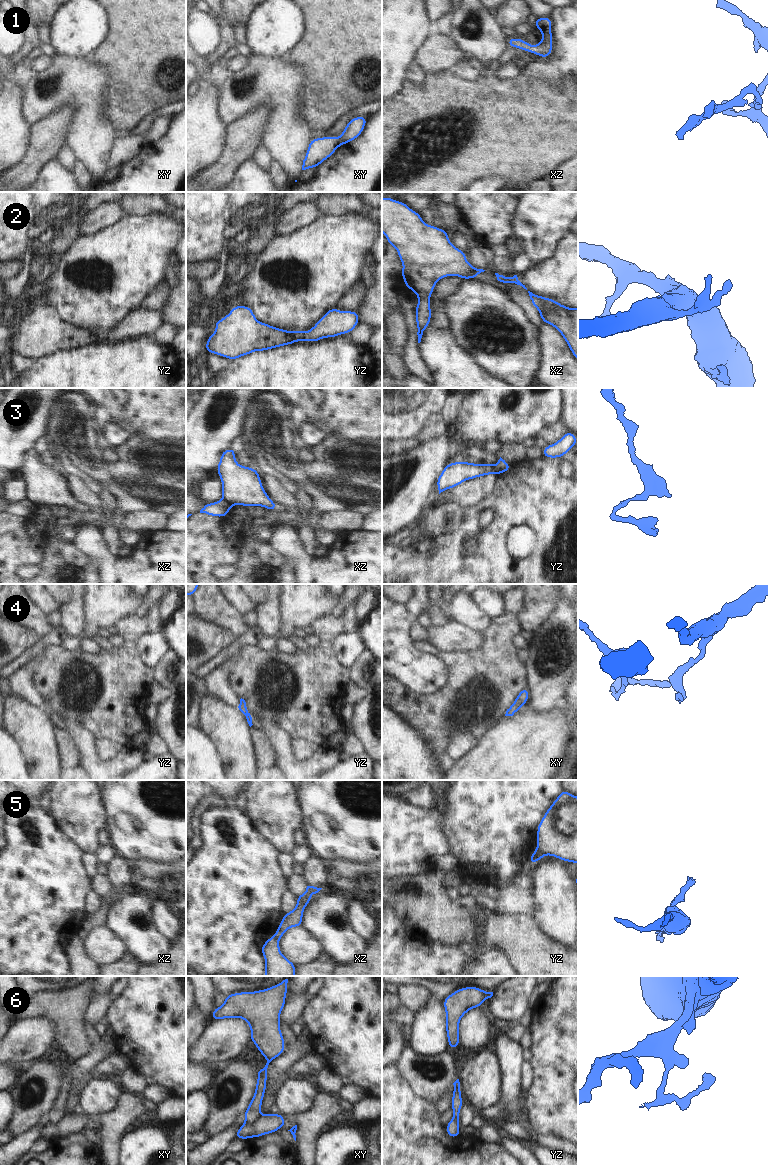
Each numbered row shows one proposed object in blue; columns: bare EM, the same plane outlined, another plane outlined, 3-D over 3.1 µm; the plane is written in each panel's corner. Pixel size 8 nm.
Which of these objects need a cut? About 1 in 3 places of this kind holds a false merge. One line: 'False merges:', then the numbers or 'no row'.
False merges: 3, 5, 6

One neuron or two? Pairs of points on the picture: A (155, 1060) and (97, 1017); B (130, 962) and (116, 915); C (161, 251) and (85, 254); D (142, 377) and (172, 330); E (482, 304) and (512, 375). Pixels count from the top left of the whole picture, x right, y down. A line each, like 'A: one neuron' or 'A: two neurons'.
A: two neurons
B: two neurons
C: one neuron
D: two neurons
E: one neuron

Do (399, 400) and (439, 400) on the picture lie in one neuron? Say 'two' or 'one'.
one

